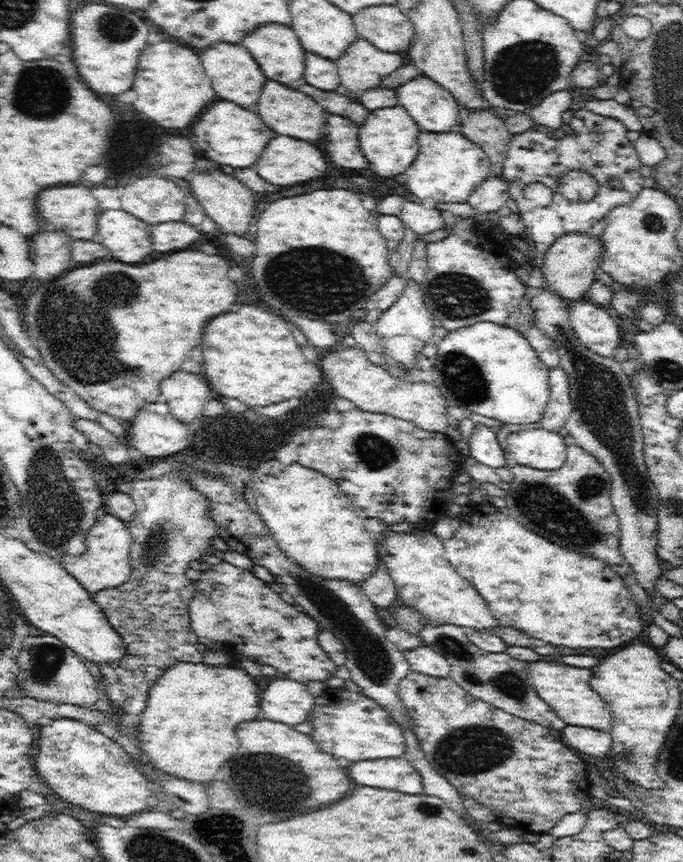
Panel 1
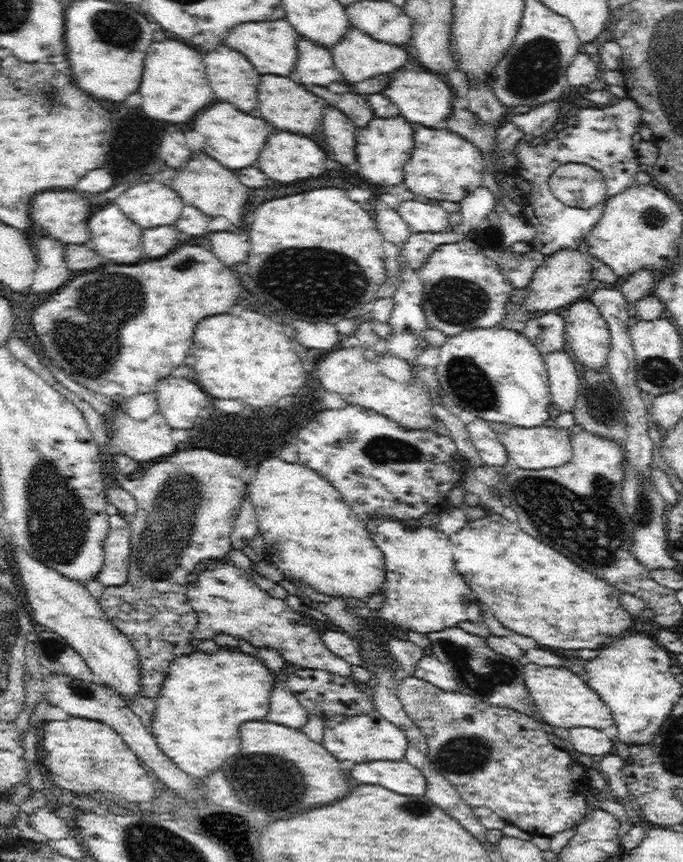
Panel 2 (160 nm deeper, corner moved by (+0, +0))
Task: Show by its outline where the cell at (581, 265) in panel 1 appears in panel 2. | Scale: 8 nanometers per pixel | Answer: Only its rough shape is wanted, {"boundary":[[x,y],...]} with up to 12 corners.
{"boundary":[[564,248],[535,270],[523,307],[557,312],[588,293],[590,255]]}

